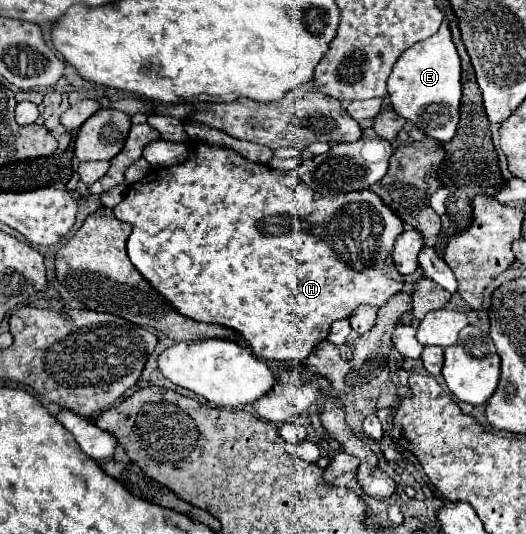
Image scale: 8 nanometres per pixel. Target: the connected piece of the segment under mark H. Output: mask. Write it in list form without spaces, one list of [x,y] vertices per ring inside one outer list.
[[[185,142],[191,148],[191,158],[175,164],[171,168],[155,168],[149,170],[147,176],[133,186],[129,186],[125,198],[113,208],[115,218],[121,222],[129,222],[133,226],[133,234],[127,240],[127,254],[133,262],[133,266],[143,274],[147,282],[151,282],[153,288],[157,288],[183,316],[189,316],[197,322],[211,322],[211,324],[223,324],[233,330],[237,330],[243,340],[249,344],[251,352],[263,360],[275,360],[275,362],[289,362],[289,360],[305,360],[311,350],[327,340],[331,324],[341,318],[349,318],[353,310],[361,304],[367,306],[383,306],[393,294],[401,292],[405,278],[397,272],[393,262],[393,244],[397,236],[403,232],[403,220],[395,216],[379,196],[375,196],[371,190],[359,190],[349,194],[337,194],[337,196],[323,196],[317,198],[317,194],[299,180],[299,174],[295,170],[283,172],[269,168],[265,164],[255,164],[249,160],[243,160],[237,152],[231,152],[231,148],[219,148],[215,144],[199,144],[199,142]]]

